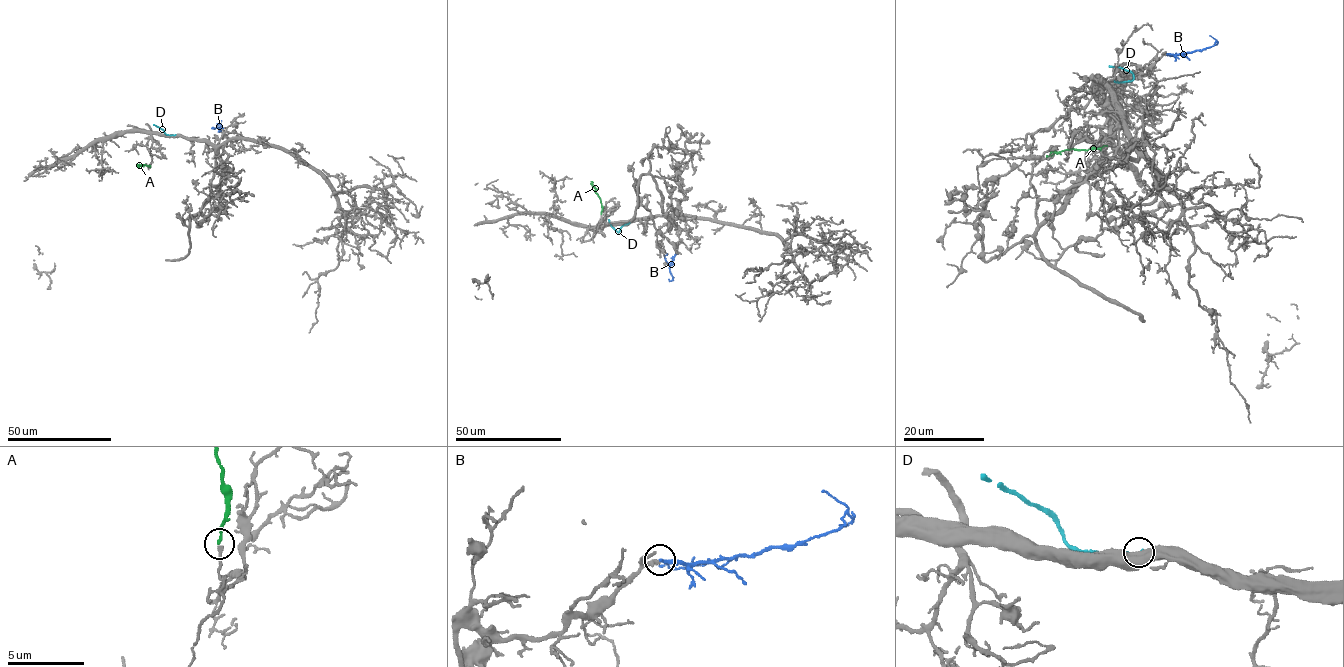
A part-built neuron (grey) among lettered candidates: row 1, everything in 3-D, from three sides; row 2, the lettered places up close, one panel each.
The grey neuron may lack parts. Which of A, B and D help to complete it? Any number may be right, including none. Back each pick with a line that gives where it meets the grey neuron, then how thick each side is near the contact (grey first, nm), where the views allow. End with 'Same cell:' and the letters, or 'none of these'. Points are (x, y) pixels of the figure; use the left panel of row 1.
A: meets grey at (149, 165); 200 nm thick on the grey side, 180 nm on the other
B: meets grey at (222, 128); 260 nm thick on the grey side, 240 nm on the other
Same cell: A, B

